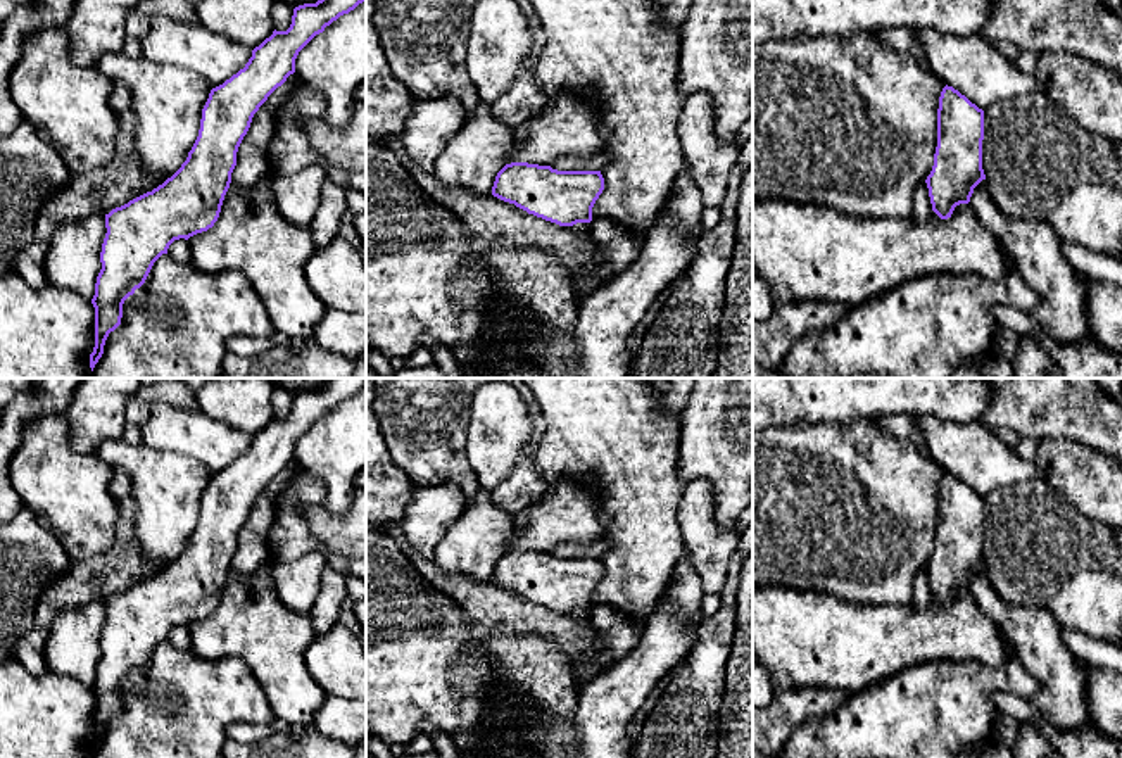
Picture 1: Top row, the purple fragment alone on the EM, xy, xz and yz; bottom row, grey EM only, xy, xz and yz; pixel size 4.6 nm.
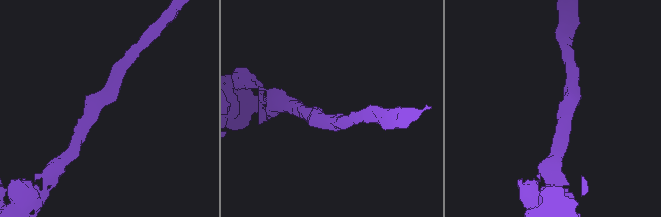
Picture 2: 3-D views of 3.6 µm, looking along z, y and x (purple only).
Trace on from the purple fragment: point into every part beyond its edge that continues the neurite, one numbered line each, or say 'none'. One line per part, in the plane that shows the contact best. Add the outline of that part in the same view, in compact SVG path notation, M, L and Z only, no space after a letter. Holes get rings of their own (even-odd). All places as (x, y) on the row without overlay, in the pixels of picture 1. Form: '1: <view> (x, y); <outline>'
none

